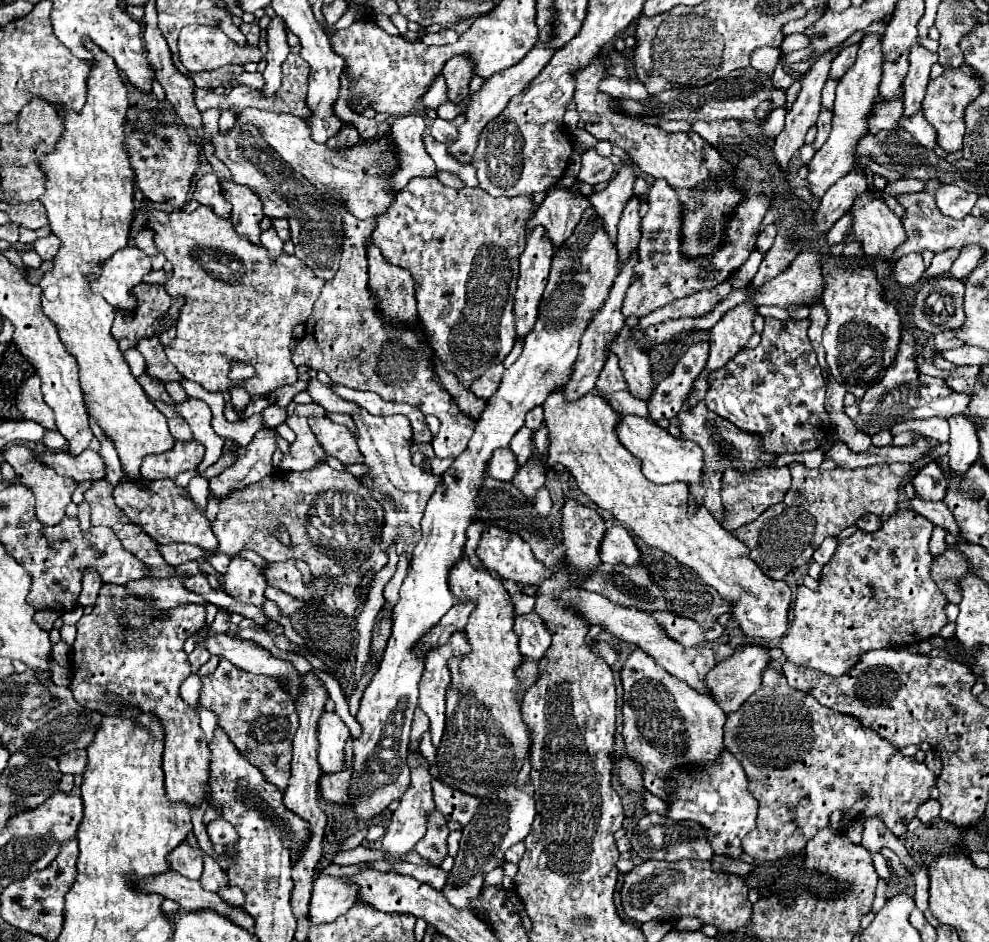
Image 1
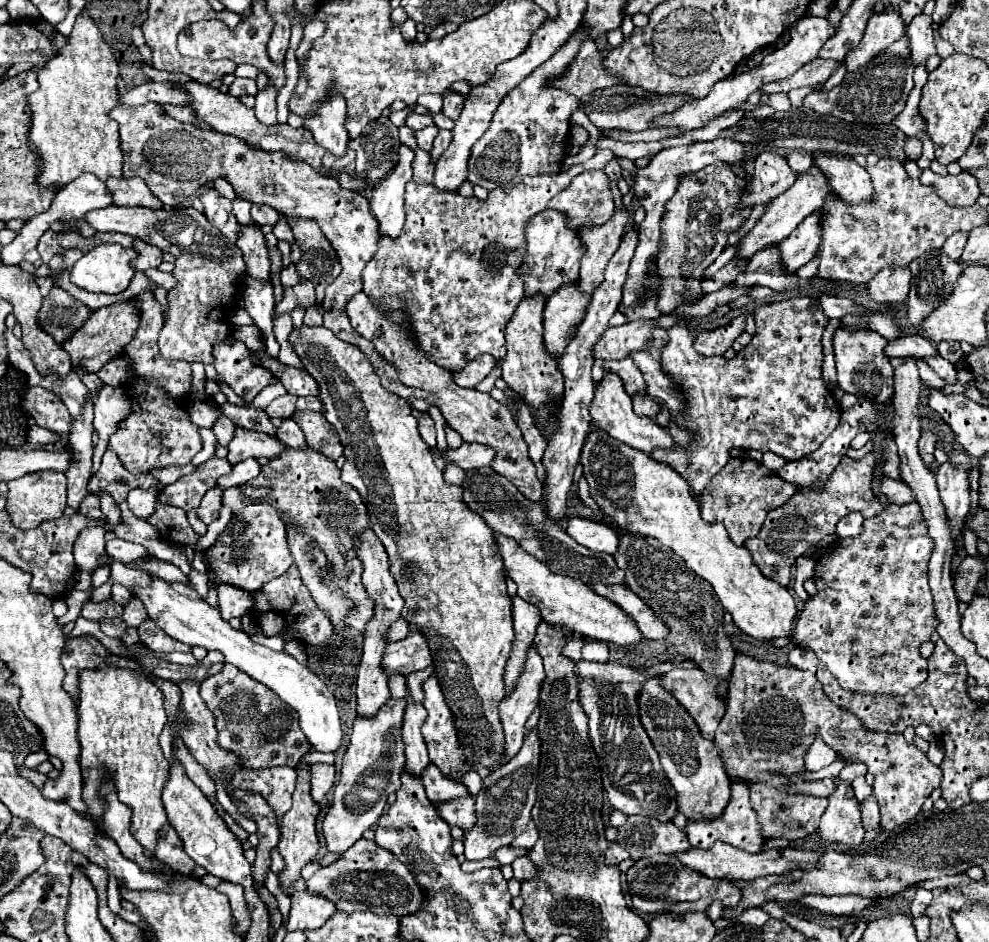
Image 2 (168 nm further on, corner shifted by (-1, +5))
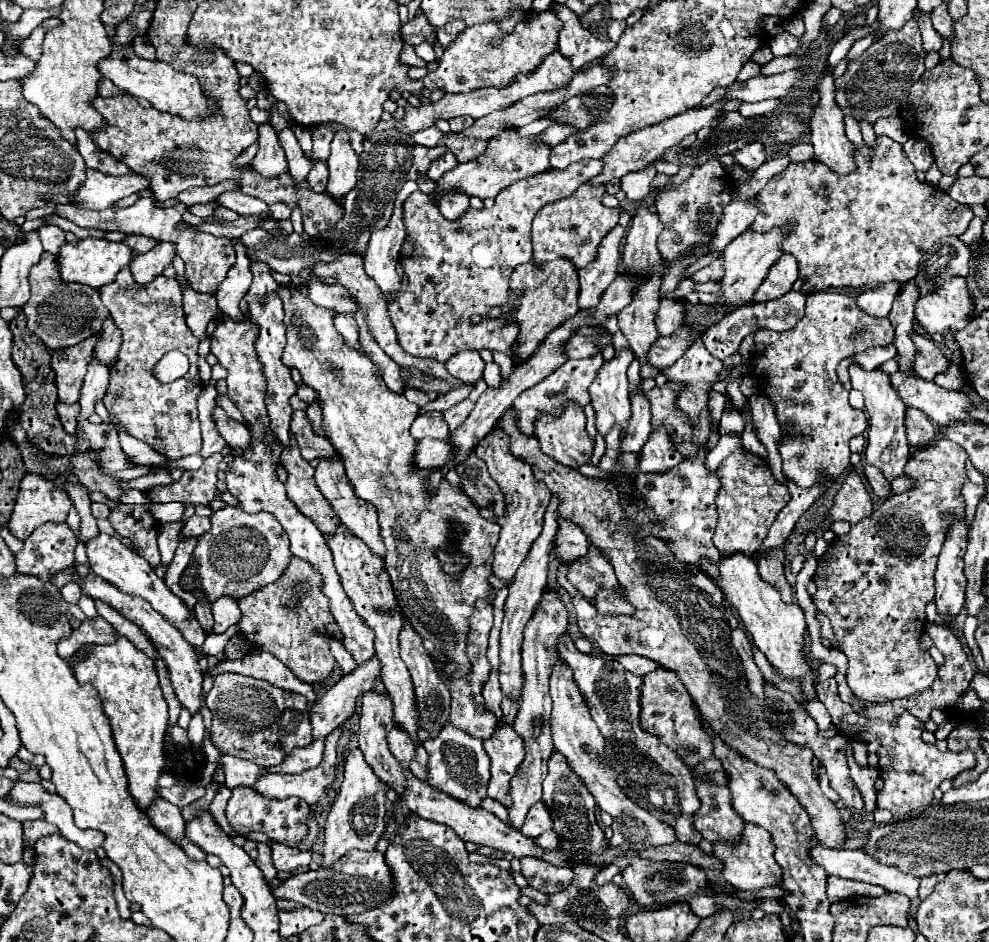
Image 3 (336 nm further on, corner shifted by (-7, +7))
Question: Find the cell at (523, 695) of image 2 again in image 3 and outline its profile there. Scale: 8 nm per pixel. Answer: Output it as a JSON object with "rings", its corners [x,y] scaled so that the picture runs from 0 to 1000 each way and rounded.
{"rings":[[[507,766],[496,783],[490,786],[490,796],[496,805],[496,828],[492,834],[492,845],[513,856],[517,854],[517,847],[513,845],[513,832],[517,822],[521,822],[523,813],[529,809],[531,786],[521,777],[519,769]]]}

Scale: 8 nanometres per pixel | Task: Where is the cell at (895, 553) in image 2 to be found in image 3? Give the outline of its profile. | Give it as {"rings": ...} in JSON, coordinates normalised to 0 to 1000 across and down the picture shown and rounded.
{"rings":[[[951,465],[947,467],[945,471],[939,471],[937,476],[933,478],[925,478],[915,495],[915,501],[921,501],[921,505],[925,505],[925,518],[913,522],[913,524],[905,524],[903,529],[895,531],[885,544],[883,548],[879,548],[877,552],[871,552],[869,556],[865,556],[860,561],[858,567],[854,569],[846,569],[841,576],[838,577],[836,584],[837,588],[828,592],[828,601],[826,601],[826,607],[822,611],[822,618],[826,620],[826,631],[822,633],[822,639],[824,643],[834,650],[840,658],[840,665],[842,665],[842,673],[844,673],[844,679],[846,679],[846,688],[856,696],[858,701],[858,709],[856,709],[856,726],[858,730],[862,732],[862,737],[871,743],[877,743],[877,745],[897,745],[897,743],[907,743],[907,741],[917,741],[921,737],[927,737],[927,735],[933,735],[937,730],[941,730],[941,726],[945,724],[947,720],[947,705],[943,703],[943,699],[931,690],[929,686],[929,679],[933,675],[933,669],[935,669],[935,643],[939,637],[943,637],[945,633],[945,603],[947,603],[947,592],[949,592],[949,582],[953,580],[953,569],[958,565],[958,554],[960,554],[960,548],[966,546],[966,548],[974,548],[976,544],[976,533],[974,533],[974,527],[972,527],[972,514],[978,512],[978,501],[976,501],[976,490],[978,490],[978,482],[974,480],[974,476],[970,476],[968,471],[962,471],[962,467],[958,465]]]}

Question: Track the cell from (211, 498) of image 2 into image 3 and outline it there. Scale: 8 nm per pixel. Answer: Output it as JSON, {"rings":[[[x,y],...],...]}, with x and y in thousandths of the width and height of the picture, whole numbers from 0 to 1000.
{"rings":[[[195,548],[189,552],[189,556],[183,563],[183,569],[197,569],[201,571],[205,565],[209,565],[213,561],[213,550],[205,550],[205,548]]]}

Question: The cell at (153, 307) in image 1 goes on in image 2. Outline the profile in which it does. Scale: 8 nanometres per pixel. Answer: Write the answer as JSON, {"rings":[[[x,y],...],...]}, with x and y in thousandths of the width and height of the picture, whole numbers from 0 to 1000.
{"rings":[[[132,318],[94,329],[92,338],[86,342],[86,346],[82,350],[78,350],[72,361],[64,363],[66,374],[70,374],[70,378],[72,378],[74,393],[82,391],[84,395],[98,397],[104,386],[108,386],[112,380],[122,376],[126,363],[130,363],[134,359],[139,346],[141,346],[141,331]]]}

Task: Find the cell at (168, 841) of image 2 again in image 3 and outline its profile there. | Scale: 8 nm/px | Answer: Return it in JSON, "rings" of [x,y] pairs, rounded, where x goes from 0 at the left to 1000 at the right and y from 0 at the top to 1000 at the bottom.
{"rings":[[[161,847],[157,849],[157,854],[153,854],[153,858],[149,860],[149,866],[153,868],[153,873],[157,875],[157,879],[161,879],[161,883],[169,890],[173,890],[175,894],[183,894],[187,883],[185,883],[185,866],[183,860],[179,856],[175,856],[173,851]]]}

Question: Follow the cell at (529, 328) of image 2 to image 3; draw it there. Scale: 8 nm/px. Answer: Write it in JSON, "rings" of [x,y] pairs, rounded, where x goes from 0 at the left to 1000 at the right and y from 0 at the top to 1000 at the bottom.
{"rings":[[[575,425],[565,442],[547,437],[545,444],[541,446],[541,463],[551,482],[555,482],[557,486],[577,497],[585,497],[587,493],[594,493],[600,482],[600,467],[594,463],[594,456],[592,456],[592,439],[581,425]]]}

